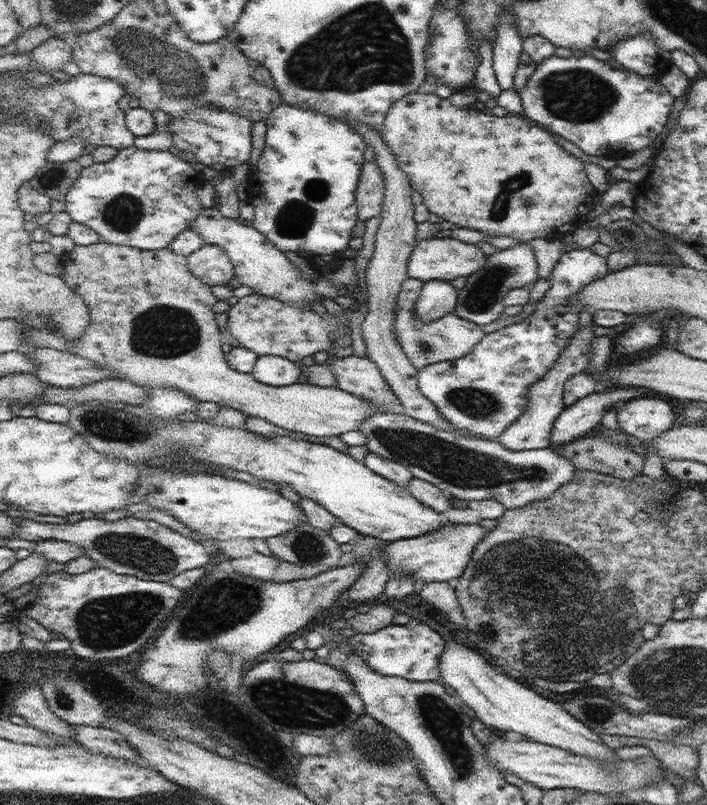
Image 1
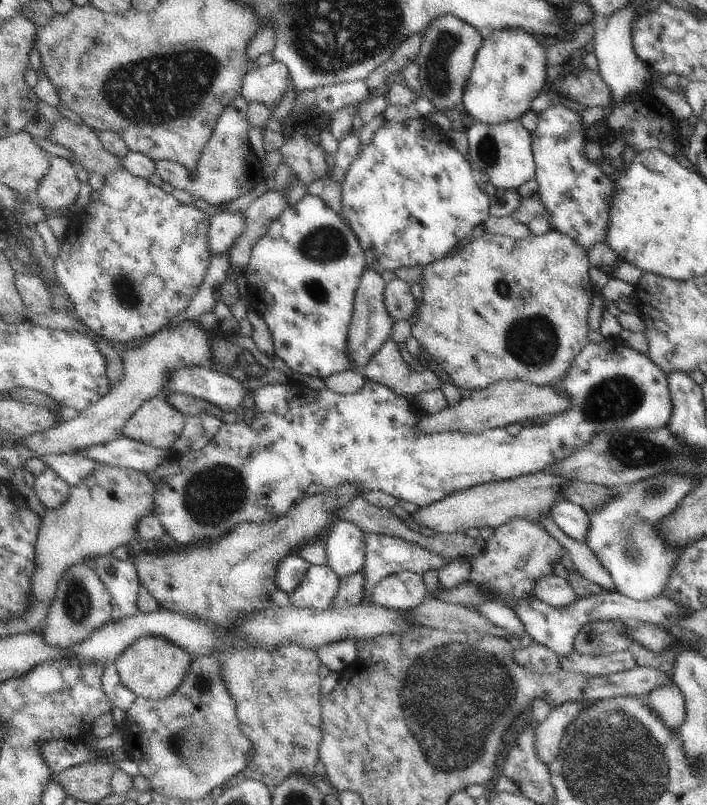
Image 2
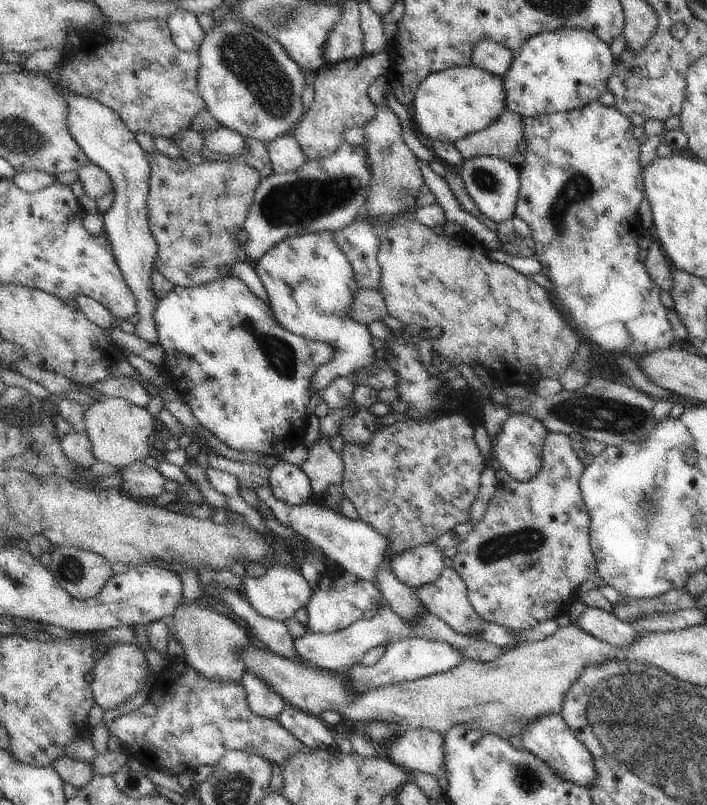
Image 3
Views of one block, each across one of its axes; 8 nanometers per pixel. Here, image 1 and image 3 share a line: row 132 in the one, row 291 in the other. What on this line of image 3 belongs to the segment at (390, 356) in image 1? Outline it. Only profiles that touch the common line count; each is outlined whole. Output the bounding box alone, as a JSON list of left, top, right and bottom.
[347,288,387,326]

